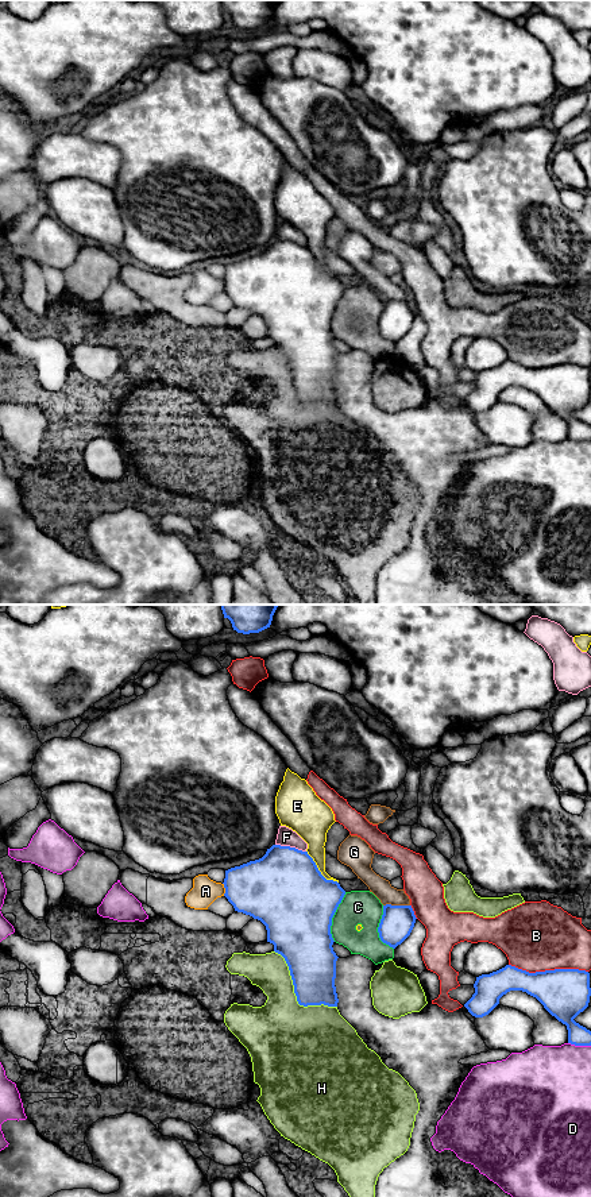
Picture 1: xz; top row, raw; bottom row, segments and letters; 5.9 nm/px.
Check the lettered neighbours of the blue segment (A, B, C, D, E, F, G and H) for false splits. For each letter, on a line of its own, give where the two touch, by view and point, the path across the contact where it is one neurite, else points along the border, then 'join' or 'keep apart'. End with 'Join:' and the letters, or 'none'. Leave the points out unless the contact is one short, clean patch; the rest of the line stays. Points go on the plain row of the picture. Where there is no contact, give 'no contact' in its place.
A: contact xz (226, 285); keep apart
B: contact xz (548, 366); keep apart
C: contact xz (332, 312); keep apart
D: contact xz (579, 440); keep apart
E: contact xz (319, 266); keep apart
F: contact xz (289, 242); keep apart
G: contact xz (396, 301); keep apart
H: contact xz (296, 390); keep apart
Join: none

